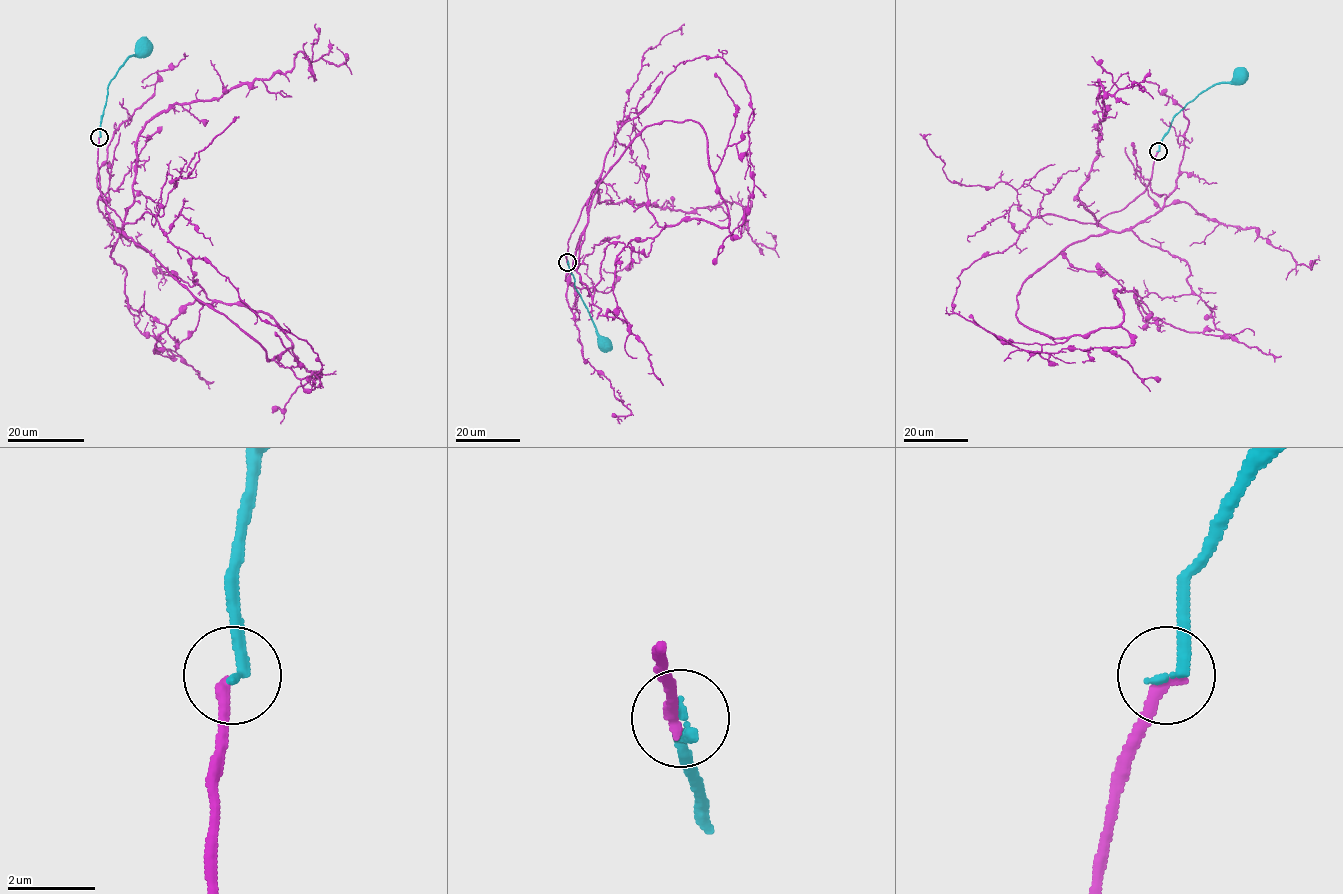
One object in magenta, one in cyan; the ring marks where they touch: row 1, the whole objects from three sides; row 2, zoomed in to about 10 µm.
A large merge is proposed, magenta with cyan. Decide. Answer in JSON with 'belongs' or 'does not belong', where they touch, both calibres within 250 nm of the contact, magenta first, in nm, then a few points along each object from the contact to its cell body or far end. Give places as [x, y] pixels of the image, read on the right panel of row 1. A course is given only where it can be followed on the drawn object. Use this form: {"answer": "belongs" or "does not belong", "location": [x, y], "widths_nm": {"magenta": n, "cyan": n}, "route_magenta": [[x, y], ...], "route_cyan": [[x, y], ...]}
{"answer": "does not belong", "location": [1158, 151], "widths_nm": {"magenta": 300, "cyan": 280}, "route_magenta": [[1158, 151], [1145, 190], [1039, 267], [1016, 315], [1054, 338], [1122, 326], [1133, 344], [1109, 350], [1160, 380]], "route_cyan": [[1158, 151], [1171, 120], [1189, 102], [1209, 88], [1230, 83], [1237, 77]]}

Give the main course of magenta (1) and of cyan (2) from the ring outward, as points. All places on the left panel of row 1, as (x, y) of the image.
1: (99, 136), (100, 191), (127, 236), (248, 333), (268, 360), (292, 346), (309, 370), (283, 408), (273, 410)
2: (100, 136), (108, 83), (130, 56), (137, 56), (144, 49)

